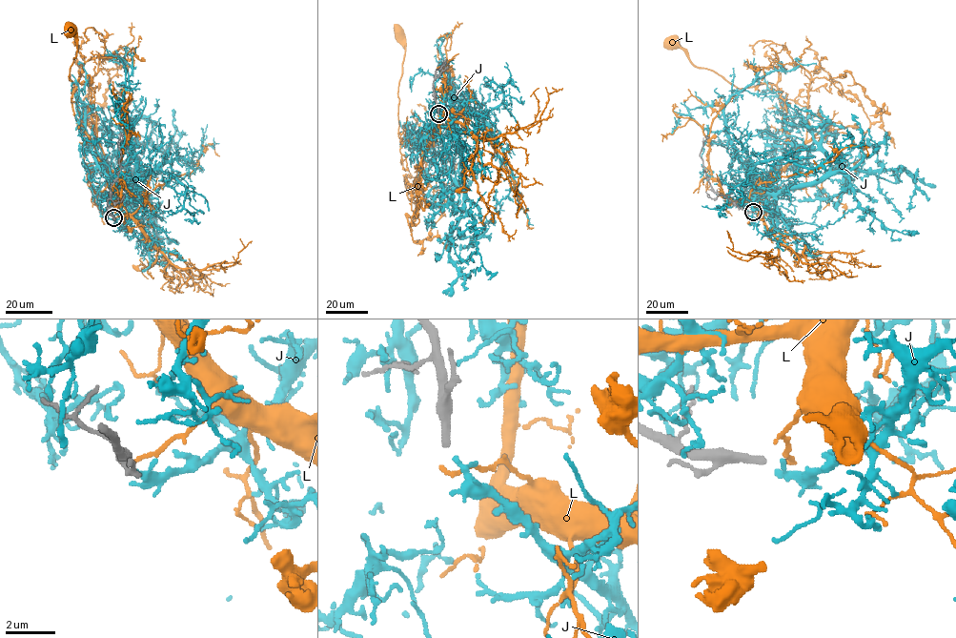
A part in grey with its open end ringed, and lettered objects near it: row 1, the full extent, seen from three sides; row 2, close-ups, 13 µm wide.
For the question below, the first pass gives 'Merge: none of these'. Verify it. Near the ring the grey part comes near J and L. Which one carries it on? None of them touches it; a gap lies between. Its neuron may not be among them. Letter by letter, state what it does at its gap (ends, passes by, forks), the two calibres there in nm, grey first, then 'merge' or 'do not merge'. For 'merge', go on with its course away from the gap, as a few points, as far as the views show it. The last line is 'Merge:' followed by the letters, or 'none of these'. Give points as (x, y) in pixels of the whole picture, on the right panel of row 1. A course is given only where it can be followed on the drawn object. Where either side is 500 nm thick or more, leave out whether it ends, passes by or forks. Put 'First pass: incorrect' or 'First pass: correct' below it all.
J: it ends | 320/260 nm | do not merge
L: it ends | 320/150 nm | do not merge
Merge: none of these
First pass: correct

